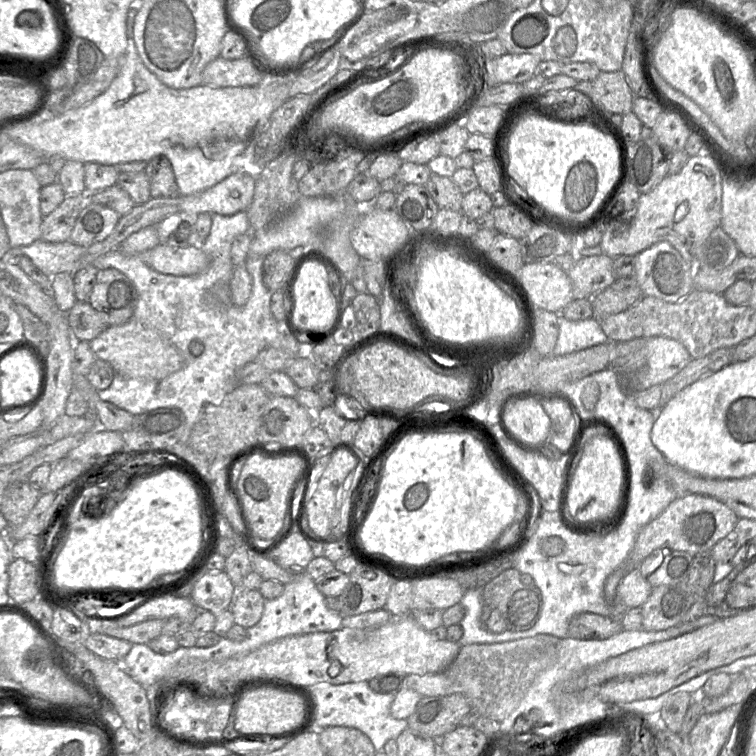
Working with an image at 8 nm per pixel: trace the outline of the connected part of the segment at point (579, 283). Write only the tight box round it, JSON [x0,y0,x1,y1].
[565,254,616,299]

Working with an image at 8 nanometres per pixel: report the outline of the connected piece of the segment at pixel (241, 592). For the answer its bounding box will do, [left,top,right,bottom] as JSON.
[230,587,265,629]

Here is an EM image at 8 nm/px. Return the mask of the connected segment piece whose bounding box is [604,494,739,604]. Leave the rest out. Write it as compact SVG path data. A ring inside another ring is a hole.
M700 494L679 495L655 519L643 526L637 534L635 544L625 562L614 570L604 584L605 600L615 601L617 587L622 578L640 564L655 550L669 548L696 555L711 548L727 536L735 527L739 517L723 502Z

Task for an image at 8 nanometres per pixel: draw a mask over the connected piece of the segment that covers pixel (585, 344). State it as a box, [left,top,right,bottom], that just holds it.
[553,314,608,355]

